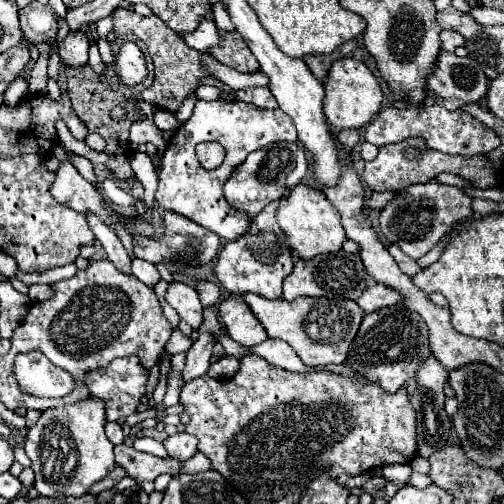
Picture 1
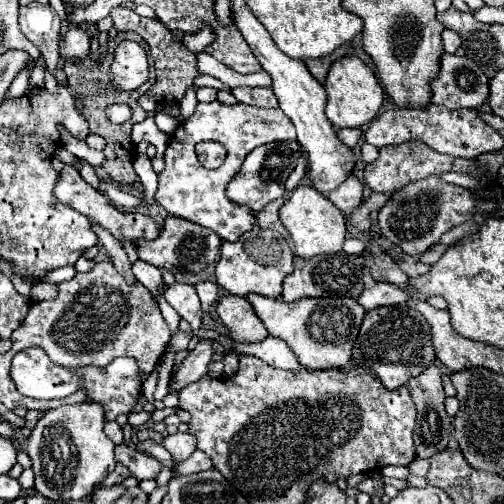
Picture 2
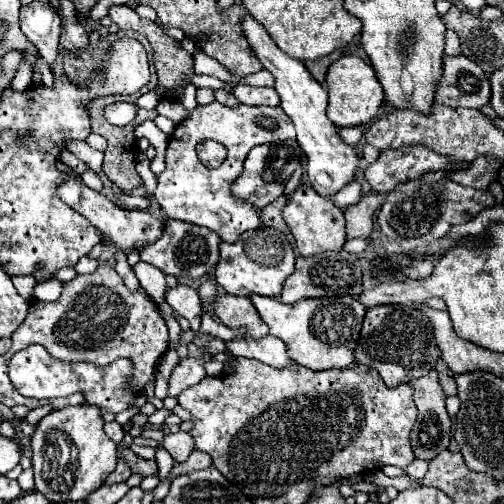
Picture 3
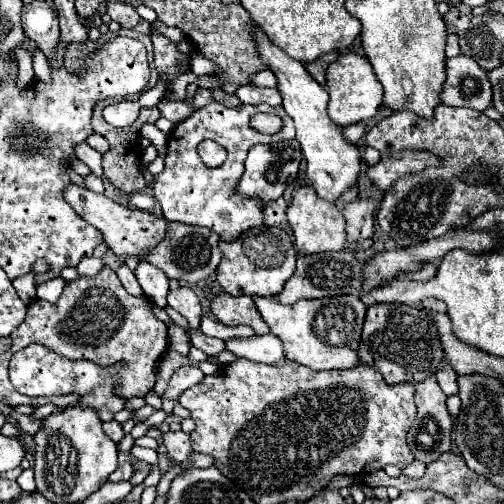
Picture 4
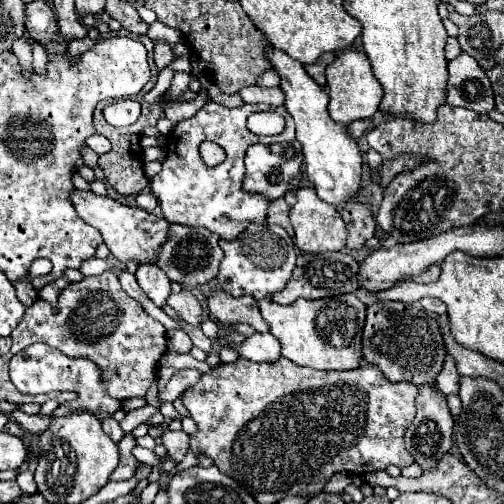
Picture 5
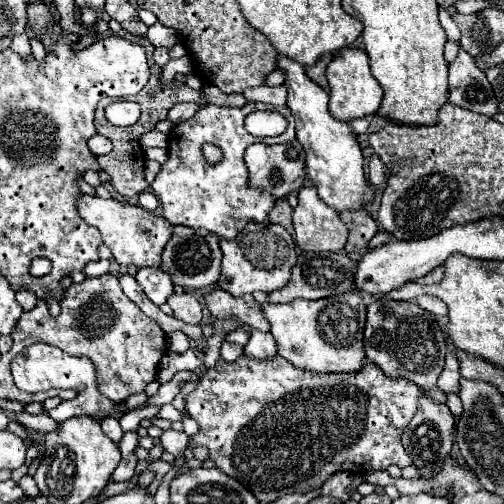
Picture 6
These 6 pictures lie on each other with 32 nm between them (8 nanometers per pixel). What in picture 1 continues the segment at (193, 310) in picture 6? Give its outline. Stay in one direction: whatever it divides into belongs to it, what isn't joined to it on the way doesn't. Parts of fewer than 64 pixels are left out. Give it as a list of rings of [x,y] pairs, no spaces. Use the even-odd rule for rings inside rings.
[[[172,282],[168,286],[168,292],[166,292],[166,302],[178,312],[180,320],[188,322],[194,330],[200,326],[200,320],[202,320],[202,304],[200,304],[200,298],[198,298],[198,292],[186,284],[180,284],[180,282]]]

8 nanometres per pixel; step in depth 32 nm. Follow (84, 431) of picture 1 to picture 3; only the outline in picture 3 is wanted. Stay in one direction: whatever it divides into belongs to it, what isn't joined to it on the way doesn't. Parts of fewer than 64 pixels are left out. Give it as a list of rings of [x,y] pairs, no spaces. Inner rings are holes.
[[[92,404],[64,406],[60,410],[52,410],[38,422],[30,438],[30,458],[36,490],[48,500],[84,500],[98,490],[116,468],[116,444],[112,444],[112,440],[104,434],[104,420],[100,412],[102,410]]]

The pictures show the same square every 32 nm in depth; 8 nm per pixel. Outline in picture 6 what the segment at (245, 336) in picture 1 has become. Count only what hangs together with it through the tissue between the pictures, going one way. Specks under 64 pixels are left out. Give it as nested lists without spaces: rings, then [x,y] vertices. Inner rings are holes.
[[[216,288],[206,296],[206,306],[208,306],[210,314],[218,320],[236,318],[242,324],[248,324],[260,332],[270,330],[270,324],[260,310],[260,302],[256,302],[254,296],[250,296],[250,294],[234,298],[232,294]]]

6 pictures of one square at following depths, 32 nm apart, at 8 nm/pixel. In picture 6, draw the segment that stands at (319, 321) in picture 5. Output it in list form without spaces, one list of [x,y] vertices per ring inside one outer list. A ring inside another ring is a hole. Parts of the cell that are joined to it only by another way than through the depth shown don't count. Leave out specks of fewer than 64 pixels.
[[[356,292],[338,294],[324,300],[294,300],[292,304],[272,304],[264,302],[262,312],[270,322],[270,332],[278,342],[278,354],[290,360],[296,368],[308,368],[312,372],[356,372],[362,368],[364,348],[362,334],[366,324],[366,306]]]

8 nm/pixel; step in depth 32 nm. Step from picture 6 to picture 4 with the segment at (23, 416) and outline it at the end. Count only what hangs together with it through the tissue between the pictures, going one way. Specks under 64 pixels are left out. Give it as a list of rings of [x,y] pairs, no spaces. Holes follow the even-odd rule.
[[[12,412],[8,416],[8,420],[10,422],[16,422],[20,426],[20,430],[24,434],[30,434],[30,436],[34,436],[40,430],[40,426],[42,426],[42,420],[32,420],[30,416],[22,416],[22,414],[16,414],[16,412]]]

